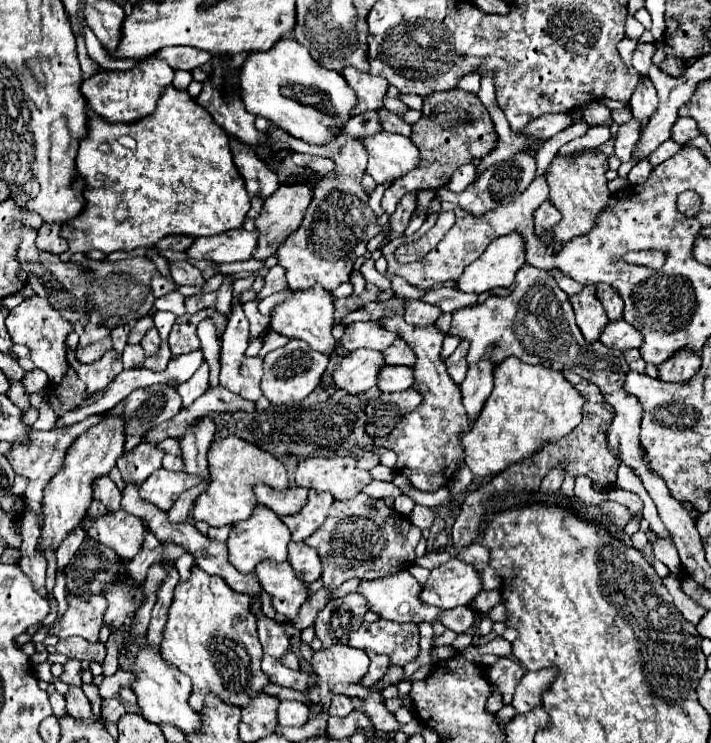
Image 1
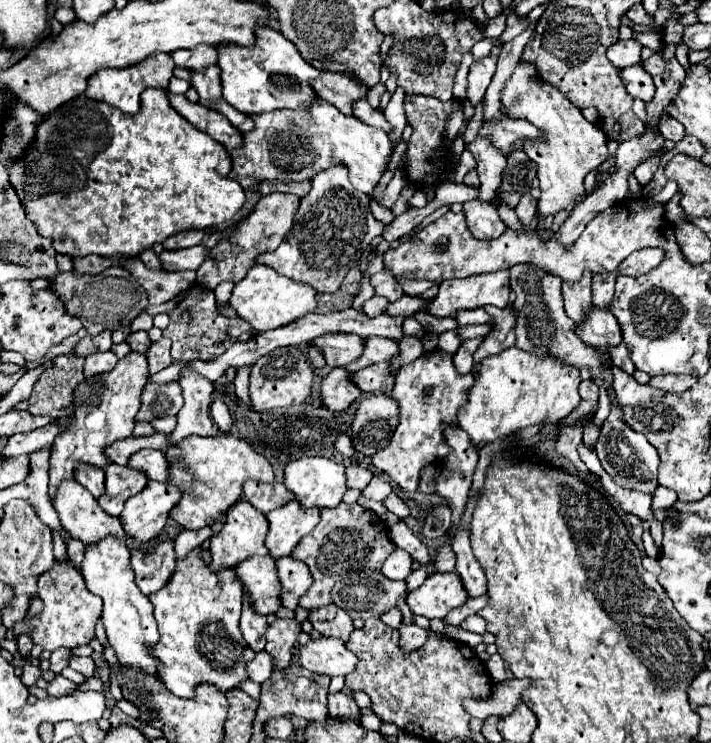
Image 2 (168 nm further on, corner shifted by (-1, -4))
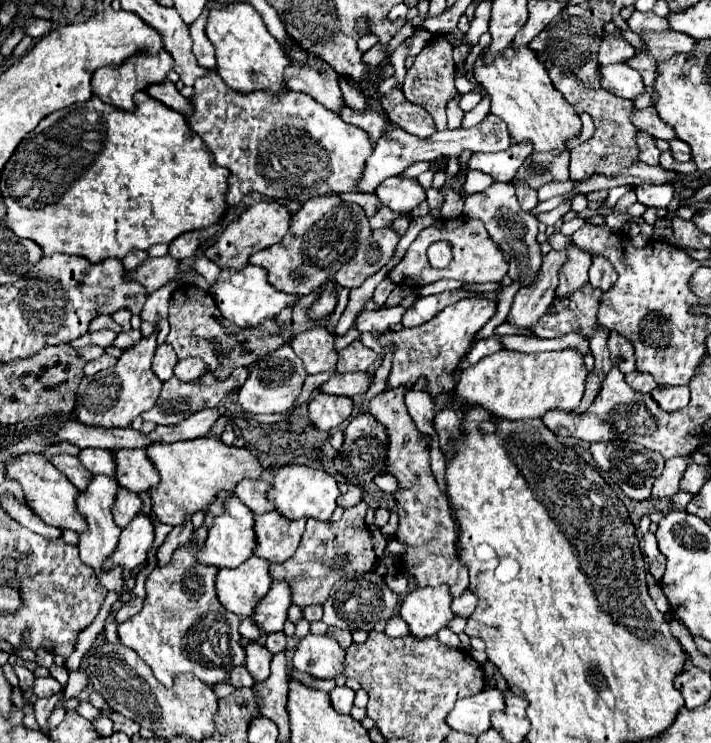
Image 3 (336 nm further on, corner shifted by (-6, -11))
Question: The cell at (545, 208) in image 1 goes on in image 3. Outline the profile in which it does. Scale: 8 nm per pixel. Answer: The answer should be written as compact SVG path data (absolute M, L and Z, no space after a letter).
M518 182L518 184L516 184L516 196L518 196L518 202L520 202L520 206L522 206L524 212L532 212L534 206L538 204L536 190L528 188L524 182Z

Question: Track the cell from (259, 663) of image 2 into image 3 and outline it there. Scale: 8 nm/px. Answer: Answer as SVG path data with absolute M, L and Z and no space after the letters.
M240 666L240 668L236 668L236 672L232 672L232 680L230 680L230 684L236 686L236 688L242 688L242 686L252 688L256 682L254 682L254 678L250 676L250 672L246 670L246 666Z

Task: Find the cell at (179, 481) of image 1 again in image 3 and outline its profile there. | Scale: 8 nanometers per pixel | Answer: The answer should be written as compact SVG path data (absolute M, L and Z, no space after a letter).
M140 512L134 520L122 530L118 550L112 554L110 564L120 564L124 568L136 568L146 562L148 550L154 544L154 518Z

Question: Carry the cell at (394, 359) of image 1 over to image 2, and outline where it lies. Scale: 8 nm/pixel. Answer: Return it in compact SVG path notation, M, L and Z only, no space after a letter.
M363 337L365 349L363 349L363 357L357 357L355 361L351 361L351 365L347 365L345 369L349 373L355 373L367 365L379 363L379 361L389 361L391 357L395 357L399 353L399 345L391 339L381 339L381 337Z

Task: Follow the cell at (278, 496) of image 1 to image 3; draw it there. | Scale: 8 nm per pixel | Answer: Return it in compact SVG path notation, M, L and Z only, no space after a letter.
M242 480L236 488L234 494L256 514L266 514L274 510L274 504L268 500L268 488L272 488L268 482L264 480Z

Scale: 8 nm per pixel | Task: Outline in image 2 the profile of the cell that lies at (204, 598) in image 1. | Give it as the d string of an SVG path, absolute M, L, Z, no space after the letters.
M193 549L185 559L177 559L177 567L167 585L149 595L159 625L159 641L151 647L151 655L159 659L159 677L177 697L193 697L199 683L211 683L219 691L229 691L247 679L245 663L255 653L243 641L239 617L243 607L243 591L231 569L211 571L207 567L209 553Z

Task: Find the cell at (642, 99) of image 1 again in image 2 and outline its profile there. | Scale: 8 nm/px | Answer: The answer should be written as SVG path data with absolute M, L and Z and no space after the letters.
M631 65L627 69L621 69L619 77L623 77L623 85L631 97L643 99L649 103L655 95L655 85L651 81L651 75L641 65Z

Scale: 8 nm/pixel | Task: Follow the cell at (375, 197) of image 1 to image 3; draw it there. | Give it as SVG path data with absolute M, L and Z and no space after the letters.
M340 78L340 88L344 92L344 102L348 108L352 108L354 112L364 112L366 110L366 100L364 96L360 96L360 92L356 92L356 88L352 88L348 84L348 80Z

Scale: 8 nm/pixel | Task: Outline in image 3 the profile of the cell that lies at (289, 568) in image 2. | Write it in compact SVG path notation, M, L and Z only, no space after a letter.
M274 580L272 588L268 590L268 596L260 600L256 606L256 624L260 626L262 634L272 634L282 630L284 622L288 620L288 608L292 606L292 588L286 580Z

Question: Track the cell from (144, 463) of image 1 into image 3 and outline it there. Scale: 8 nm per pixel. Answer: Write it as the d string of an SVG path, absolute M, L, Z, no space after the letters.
M118 486L118 494L116 494L116 500L112 506L112 516L114 516L116 526L126 528L128 522L140 512L140 508L142 508L140 496L136 492L130 492L130 490Z

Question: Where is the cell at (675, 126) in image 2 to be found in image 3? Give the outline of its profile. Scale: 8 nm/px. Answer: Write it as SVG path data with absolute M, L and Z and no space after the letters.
M634 108L634 118L632 122L636 124L638 130L644 130L648 134L652 134L654 138L660 138L660 140L672 140L676 138L676 132L670 124L666 124L658 112L654 108L646 108L646 110L636 110Z

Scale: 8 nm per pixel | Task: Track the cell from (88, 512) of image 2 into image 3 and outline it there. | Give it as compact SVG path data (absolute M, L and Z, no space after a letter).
M26 452L24 456L20 456L12 466L8 466L8 476L6 478L14 478L22 484L24 496L28 506L50 526L56 526L60 530L74 530L74 532L86 532L88 530L88 522L84 520L84 516L78 512L76 508L76 500L78 500L78 488L66 480L66 476L54 468L50 462L44 462L40 452Z

